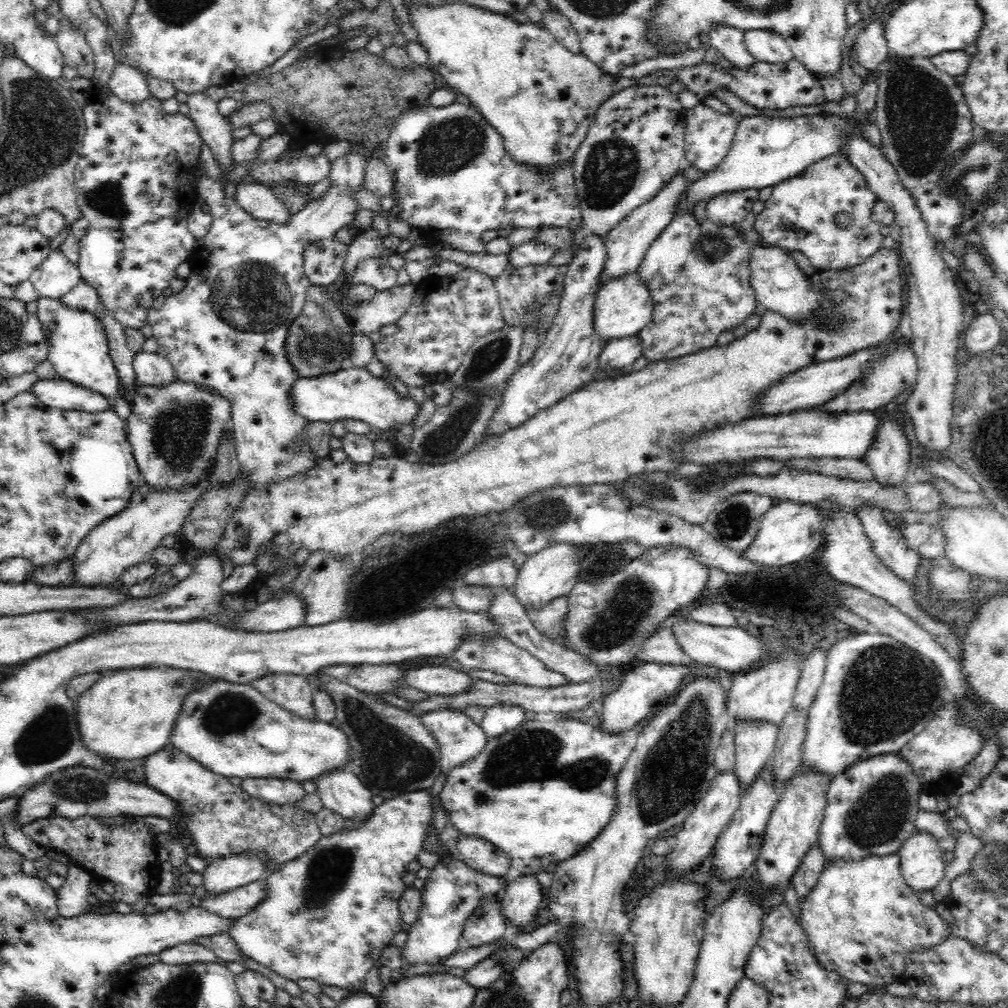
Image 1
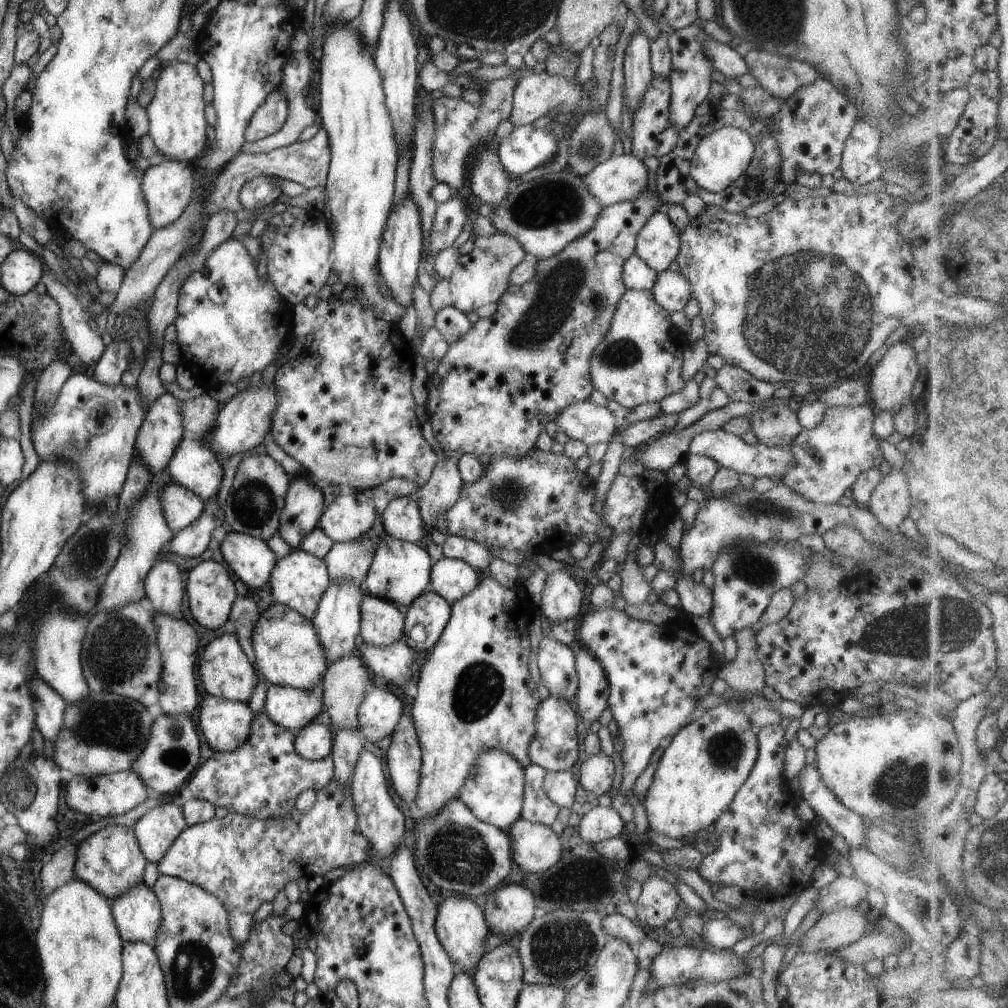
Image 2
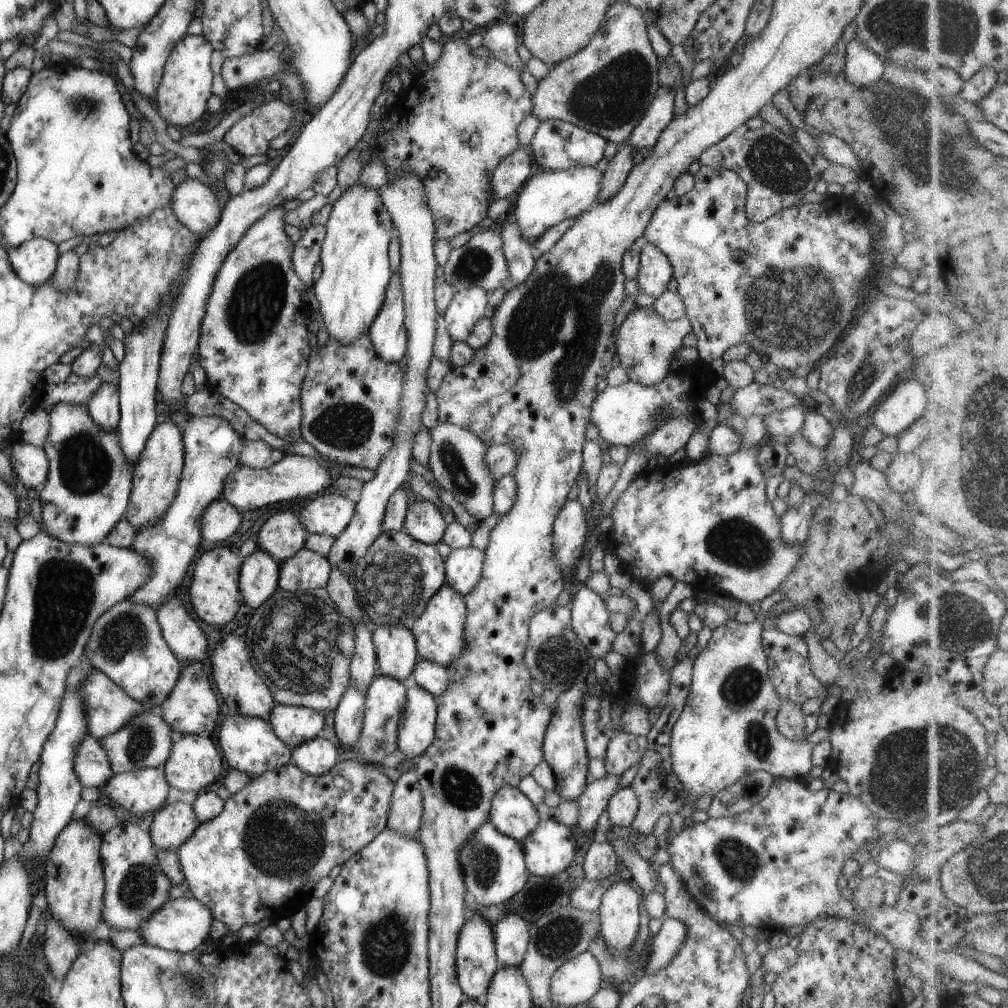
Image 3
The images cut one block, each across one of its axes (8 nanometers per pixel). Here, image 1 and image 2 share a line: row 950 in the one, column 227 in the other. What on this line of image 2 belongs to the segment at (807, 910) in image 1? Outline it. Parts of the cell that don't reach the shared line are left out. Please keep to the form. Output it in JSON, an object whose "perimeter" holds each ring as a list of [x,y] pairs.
{"perimeter":[[[331,778],[323,788],[316,791],[315,802],[308,811],[291,808],[283,816],[279,814],[278,818],[263,820],[253,818],[251,814],[227,812],[223,818],[214,817],[200,824],[188,825],[157,862],[157,870],[159,875],[179,878],[213,894],[227,914],[227,932],[231,940],[241,944],[249,938],[253,916],[263,902],[271,903],[275,895],[291,881],[300,878],[308,881],[332,869],[367,861],[367,854],[371,850],[367,840],[369,838],[357,832],[357,814],[351,797],[351,786],[341,786]]]}

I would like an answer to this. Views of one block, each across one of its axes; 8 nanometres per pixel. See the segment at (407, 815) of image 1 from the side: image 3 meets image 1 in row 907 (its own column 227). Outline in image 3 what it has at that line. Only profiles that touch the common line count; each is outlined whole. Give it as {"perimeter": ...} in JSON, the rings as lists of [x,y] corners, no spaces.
{"perimeter":[[[282,206],[271,208],[262,215],[259,213],[259,216],[259,220],[253,222],[237,240],[237,244],[229,250],[215,274],[199,326],[197,361],[204,370],[205,384],[209,391],[245,410],[267,432],[284,440],[285,443],[295,443],[300,440],[299,386],[305,376],[310,353],[307,338],[311,325],[310,309],[302,300],[303,291],[307,286],[301,282],[291,266],[293,243],[283,230],[285,211]]]}

